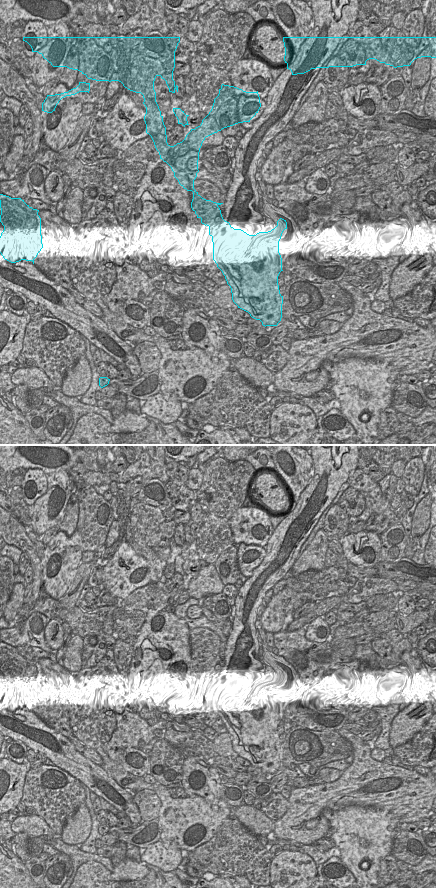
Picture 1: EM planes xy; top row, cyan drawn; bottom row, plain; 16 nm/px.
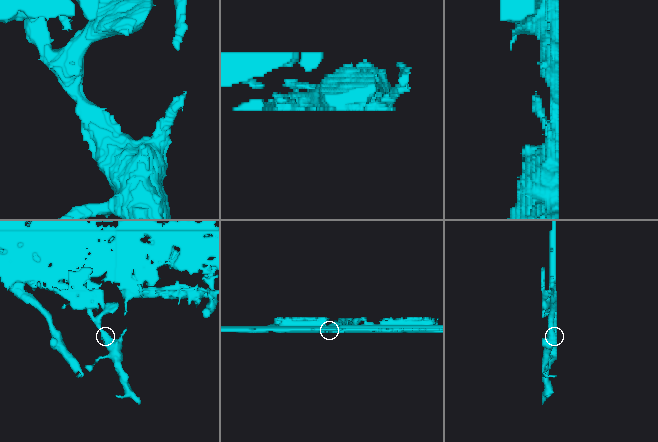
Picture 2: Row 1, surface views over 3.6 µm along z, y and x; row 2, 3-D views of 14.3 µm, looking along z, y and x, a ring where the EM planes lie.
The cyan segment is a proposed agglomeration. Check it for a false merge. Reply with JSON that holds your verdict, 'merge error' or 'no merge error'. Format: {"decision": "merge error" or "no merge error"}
{"decision": "merge error"}

